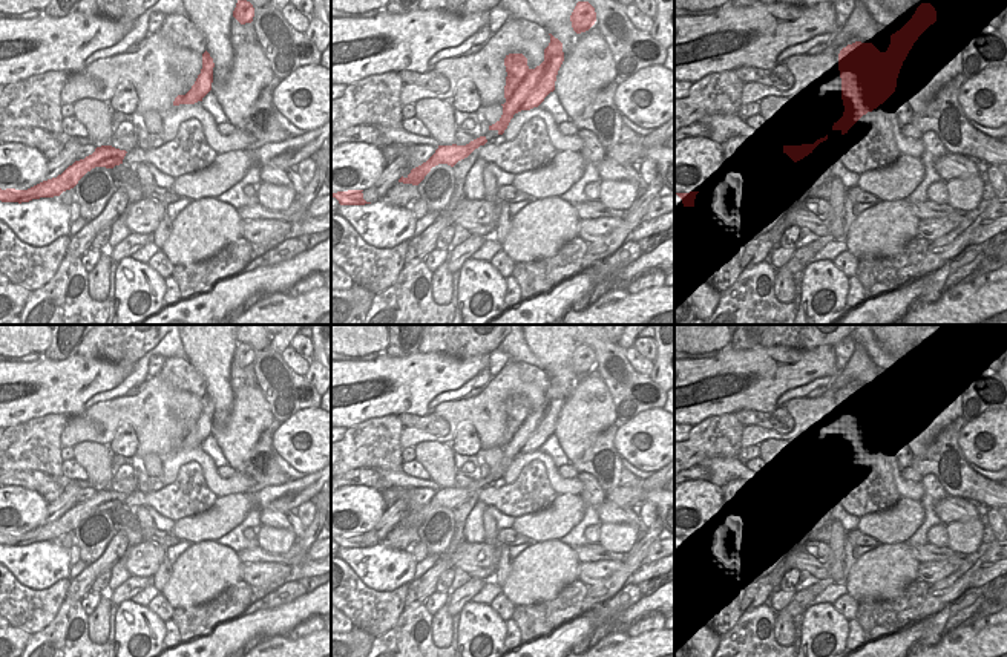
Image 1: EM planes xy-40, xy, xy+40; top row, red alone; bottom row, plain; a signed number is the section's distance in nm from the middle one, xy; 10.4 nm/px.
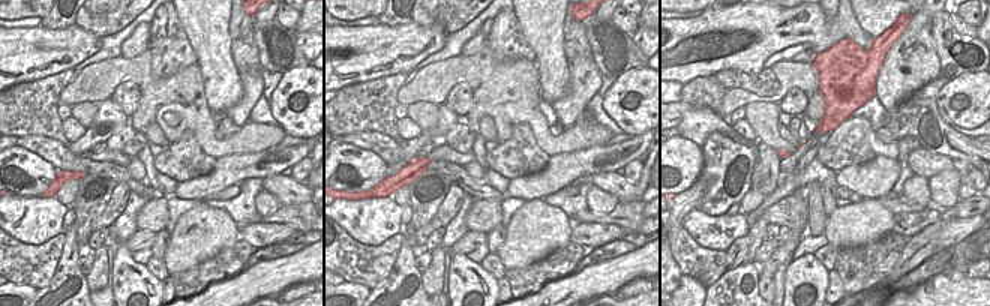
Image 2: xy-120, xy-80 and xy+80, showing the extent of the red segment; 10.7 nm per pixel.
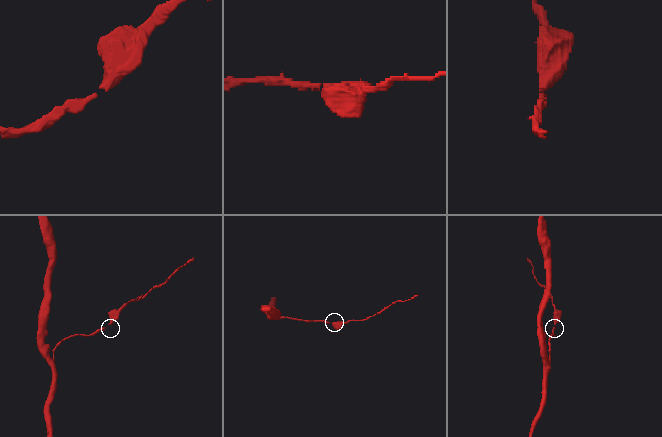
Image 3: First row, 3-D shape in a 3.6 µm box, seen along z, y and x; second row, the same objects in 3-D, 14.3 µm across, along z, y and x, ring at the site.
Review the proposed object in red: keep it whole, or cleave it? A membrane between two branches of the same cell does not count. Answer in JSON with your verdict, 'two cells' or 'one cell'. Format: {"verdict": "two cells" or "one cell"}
{"verdict": "one cell"}

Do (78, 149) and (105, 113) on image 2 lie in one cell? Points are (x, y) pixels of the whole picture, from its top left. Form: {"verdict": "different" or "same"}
{"verdict": "same"}

